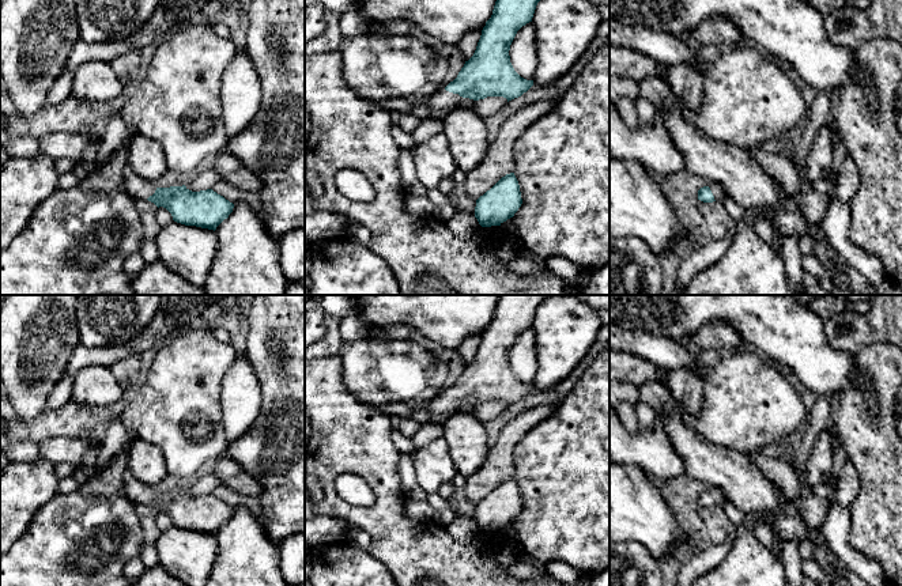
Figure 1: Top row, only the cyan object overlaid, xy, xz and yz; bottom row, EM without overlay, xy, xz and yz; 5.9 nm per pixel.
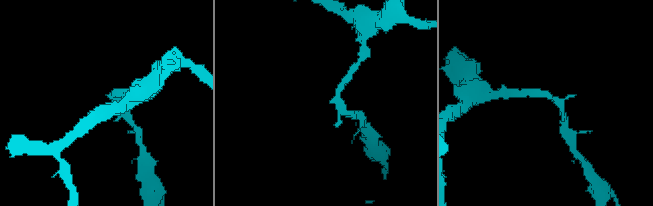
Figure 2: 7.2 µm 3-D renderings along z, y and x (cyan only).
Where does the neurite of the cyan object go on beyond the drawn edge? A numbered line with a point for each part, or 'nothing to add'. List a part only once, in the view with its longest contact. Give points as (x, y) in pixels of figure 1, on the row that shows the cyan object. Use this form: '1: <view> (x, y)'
1: xz (442, 101)

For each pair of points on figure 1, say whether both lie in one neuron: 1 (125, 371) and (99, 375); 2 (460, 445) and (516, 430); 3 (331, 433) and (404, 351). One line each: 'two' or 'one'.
1: two
2: two
3: two

